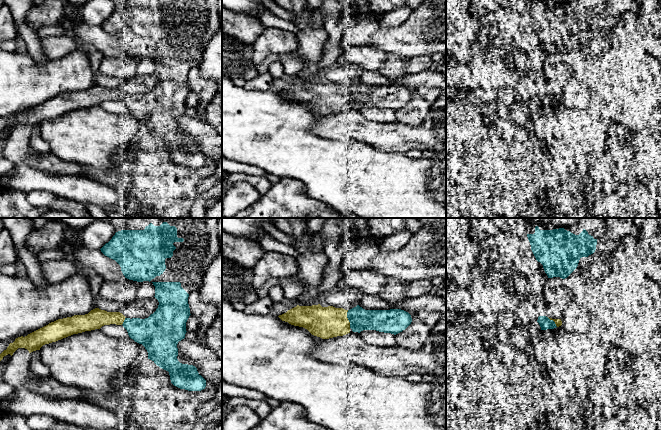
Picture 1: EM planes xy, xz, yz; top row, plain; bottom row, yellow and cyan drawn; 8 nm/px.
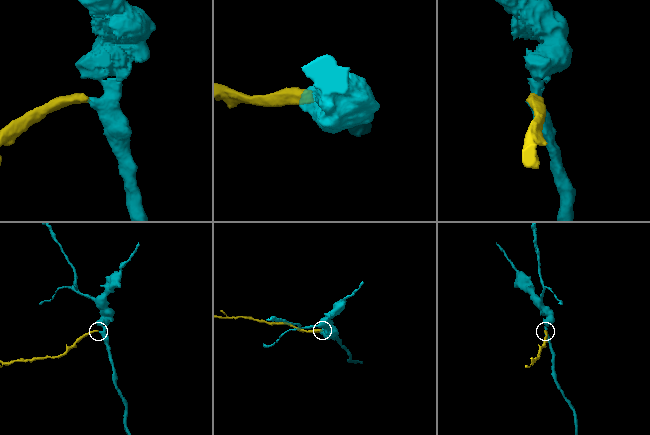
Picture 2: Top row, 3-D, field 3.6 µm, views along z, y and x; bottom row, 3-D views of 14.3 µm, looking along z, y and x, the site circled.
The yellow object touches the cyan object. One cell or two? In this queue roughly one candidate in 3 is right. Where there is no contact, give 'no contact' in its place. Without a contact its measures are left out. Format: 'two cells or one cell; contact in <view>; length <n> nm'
one cell; contact in xz; length 150 nm

